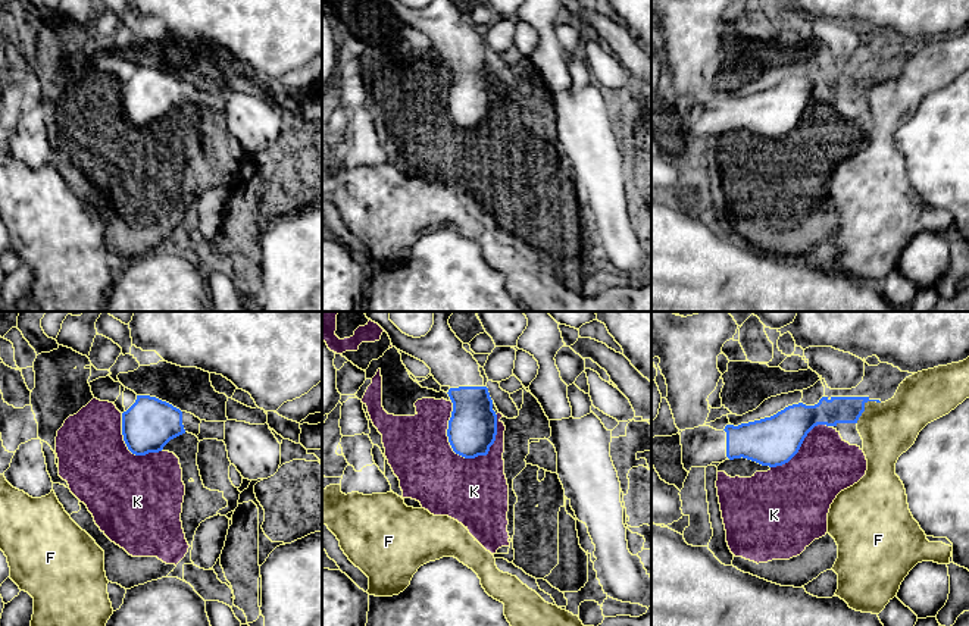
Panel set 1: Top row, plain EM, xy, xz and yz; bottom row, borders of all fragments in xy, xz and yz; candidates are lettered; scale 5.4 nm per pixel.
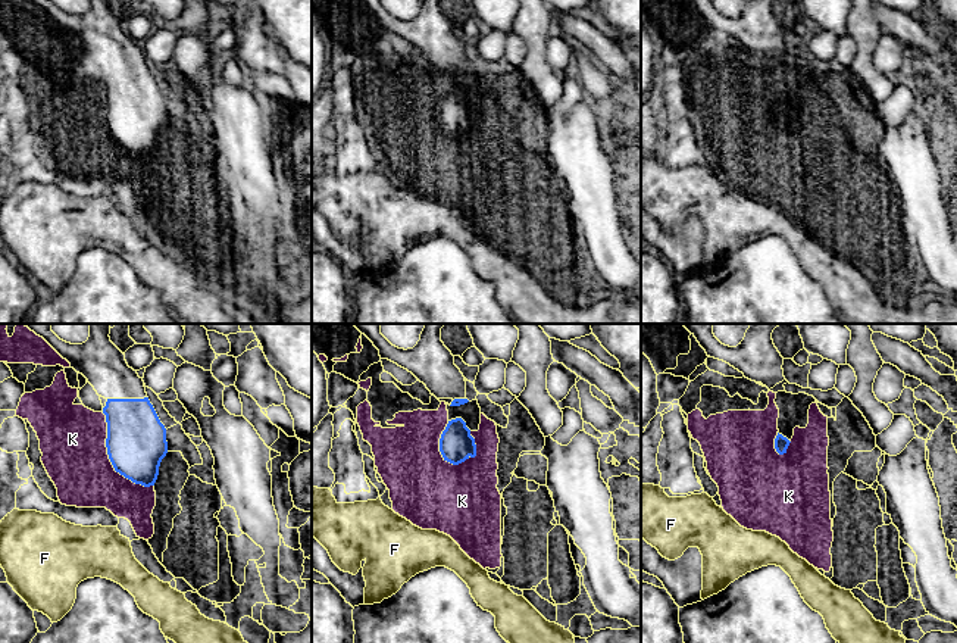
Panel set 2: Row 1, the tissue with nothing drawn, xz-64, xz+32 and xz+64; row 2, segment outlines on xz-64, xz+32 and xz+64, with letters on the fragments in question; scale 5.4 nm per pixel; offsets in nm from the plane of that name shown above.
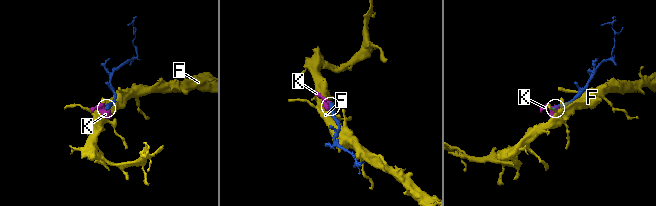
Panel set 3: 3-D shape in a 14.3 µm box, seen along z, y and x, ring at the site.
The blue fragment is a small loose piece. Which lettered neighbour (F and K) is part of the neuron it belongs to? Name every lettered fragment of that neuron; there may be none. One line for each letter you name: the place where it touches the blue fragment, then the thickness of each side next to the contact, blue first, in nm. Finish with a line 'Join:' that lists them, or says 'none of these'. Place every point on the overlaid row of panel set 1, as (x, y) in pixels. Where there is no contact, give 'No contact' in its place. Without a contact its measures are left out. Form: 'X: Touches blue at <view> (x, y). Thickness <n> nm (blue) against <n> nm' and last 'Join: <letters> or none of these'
Join: none of these

